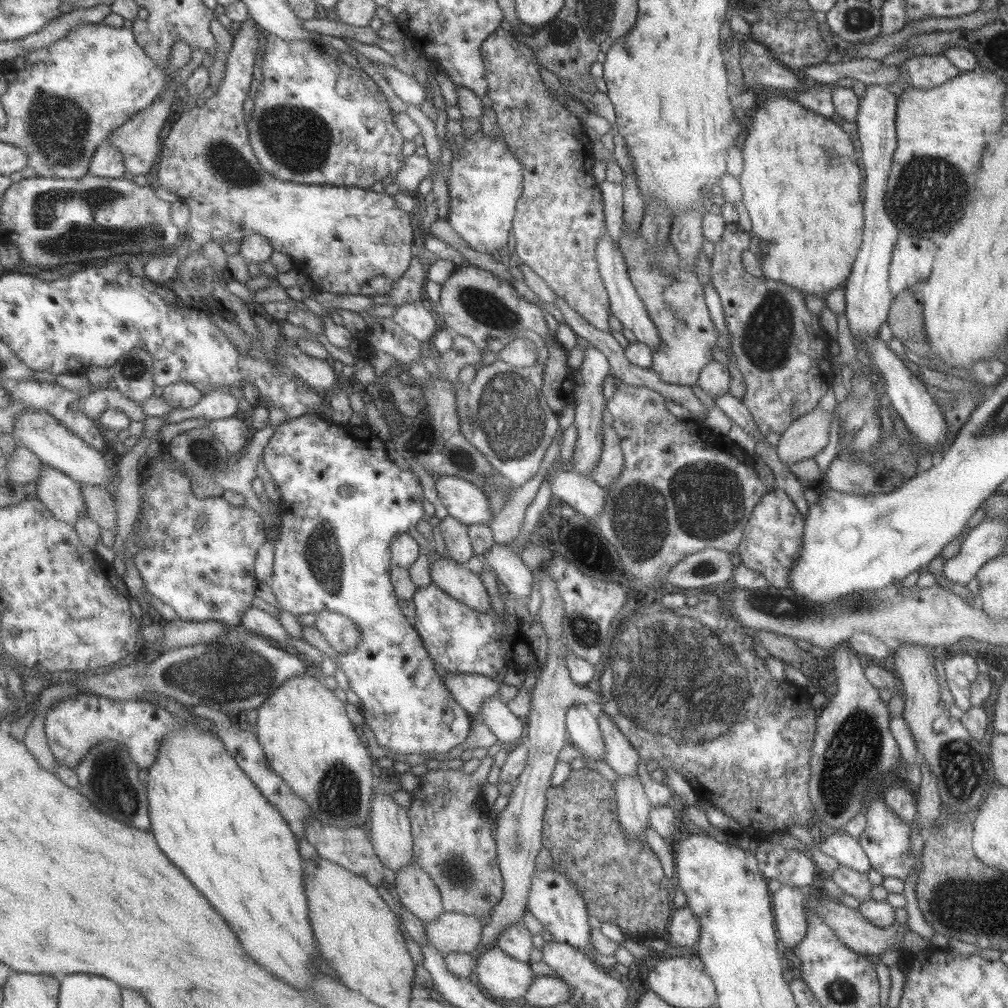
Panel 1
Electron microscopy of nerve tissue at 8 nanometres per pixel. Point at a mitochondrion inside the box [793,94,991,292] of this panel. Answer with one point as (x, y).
(930, 192)

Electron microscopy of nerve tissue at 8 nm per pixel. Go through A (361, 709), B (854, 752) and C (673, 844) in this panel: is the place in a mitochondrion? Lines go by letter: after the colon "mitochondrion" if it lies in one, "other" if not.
A: other
B: mitochondrion
C: other

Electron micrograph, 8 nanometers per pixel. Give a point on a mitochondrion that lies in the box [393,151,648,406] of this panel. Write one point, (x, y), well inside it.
(485, 306)

